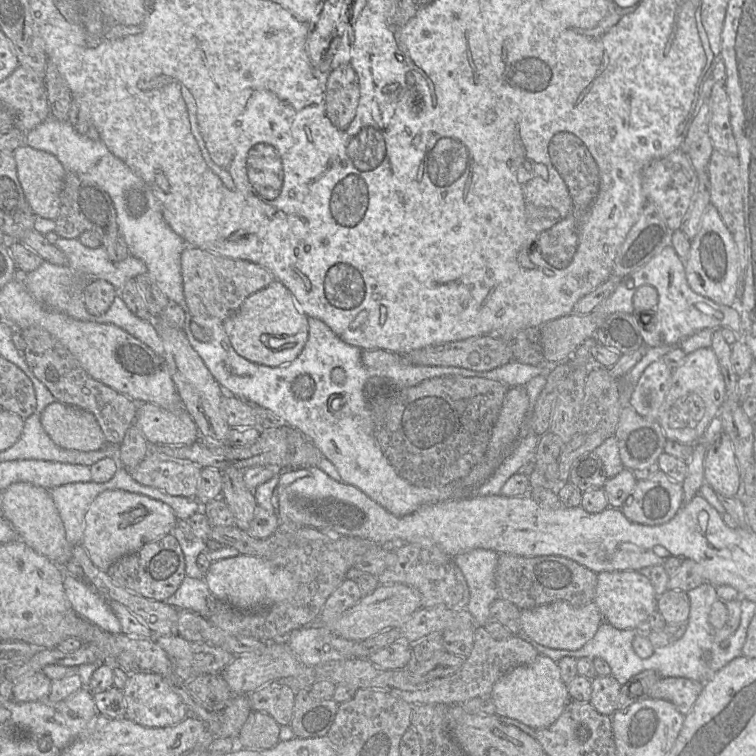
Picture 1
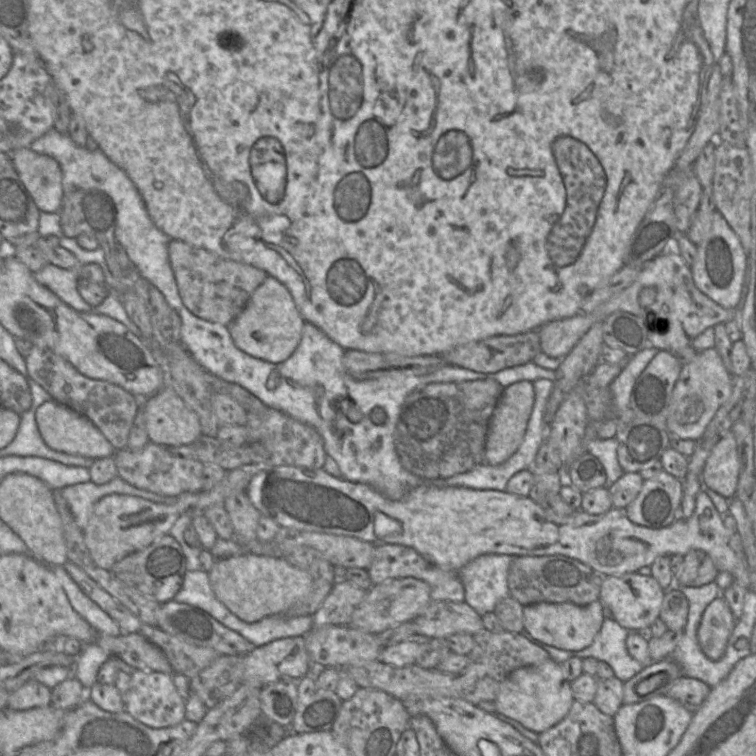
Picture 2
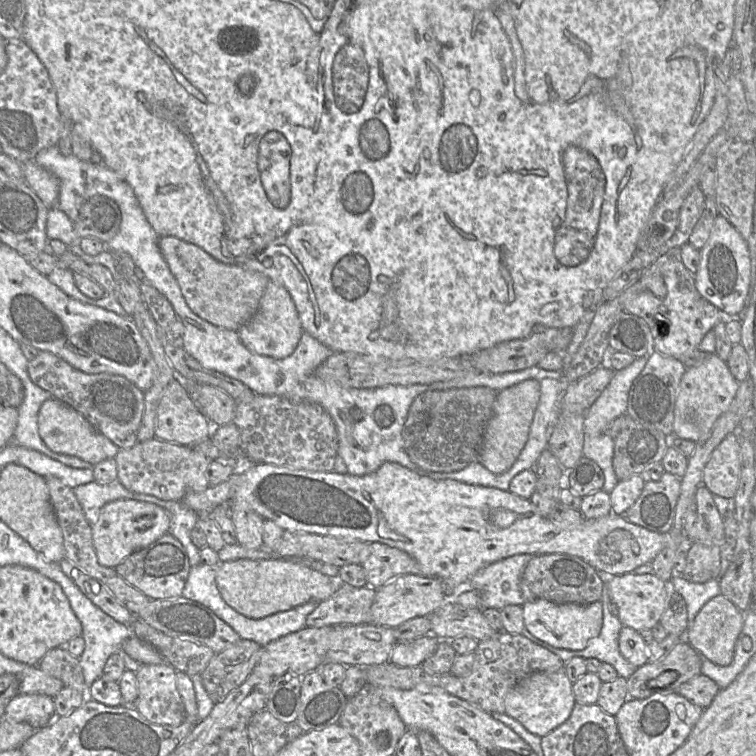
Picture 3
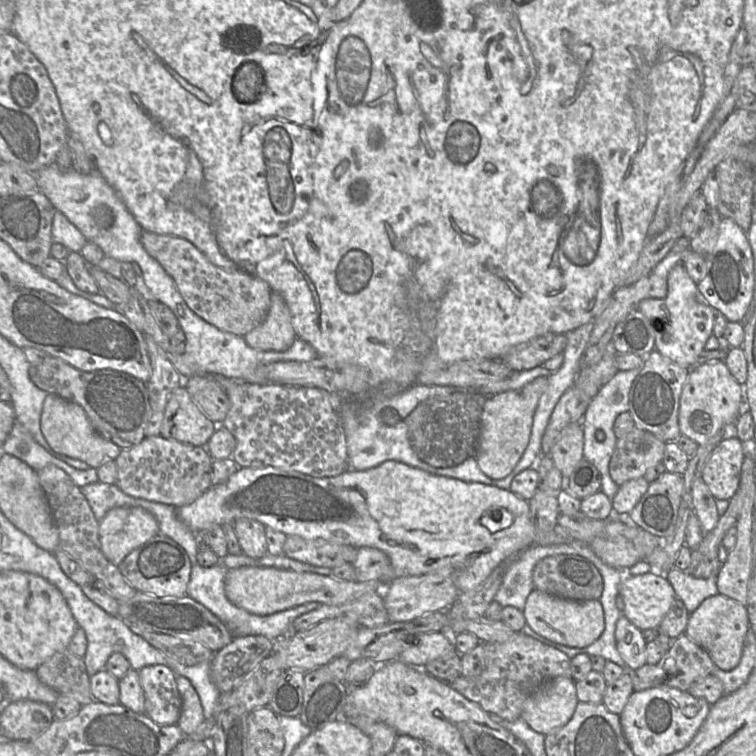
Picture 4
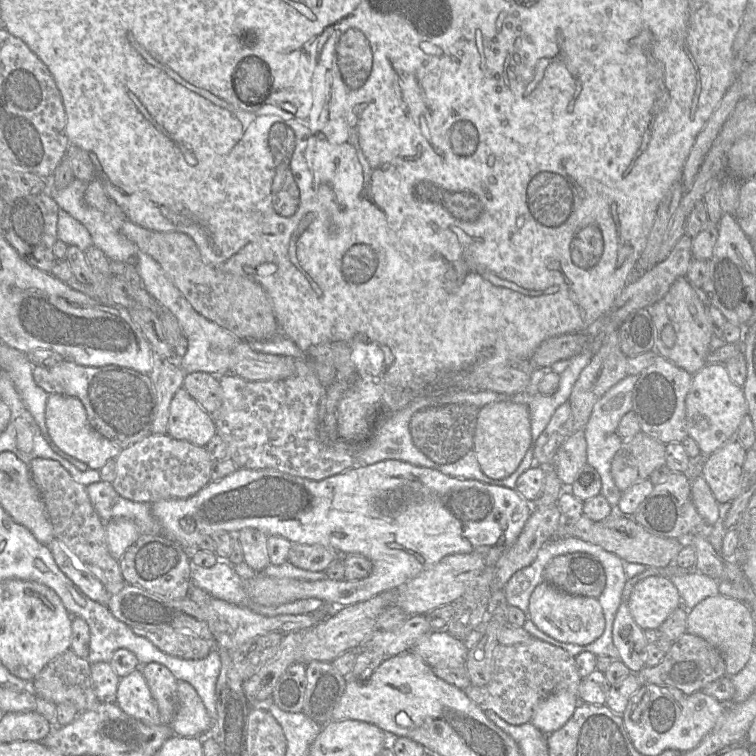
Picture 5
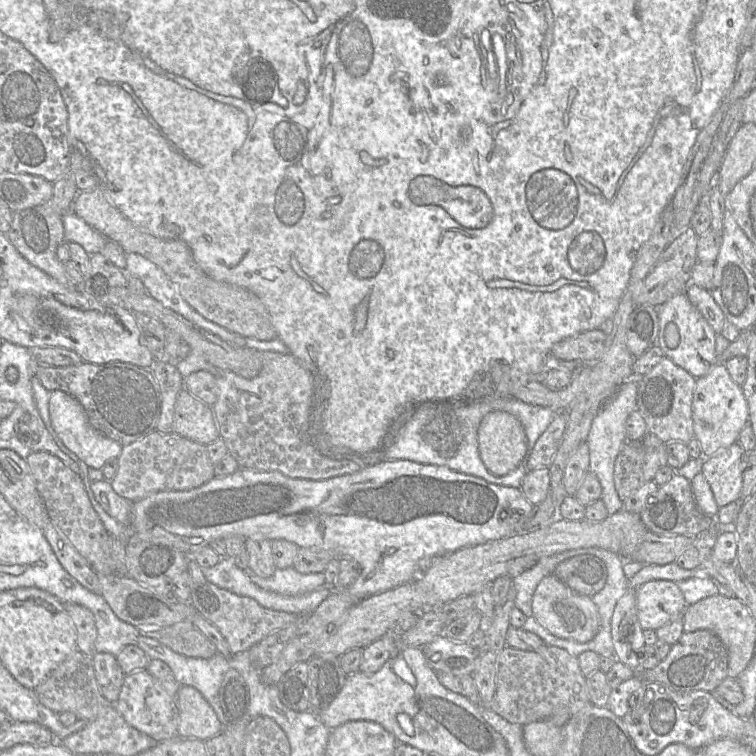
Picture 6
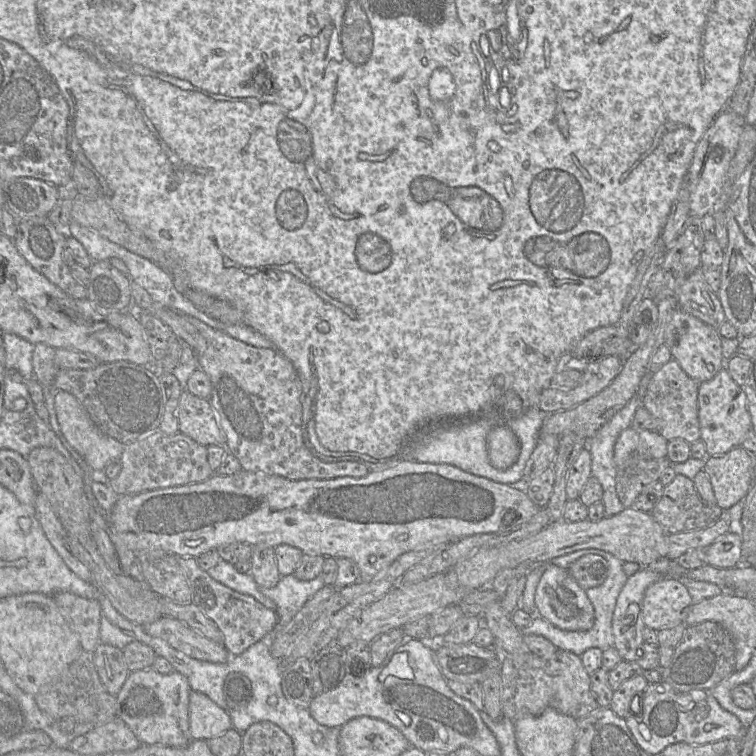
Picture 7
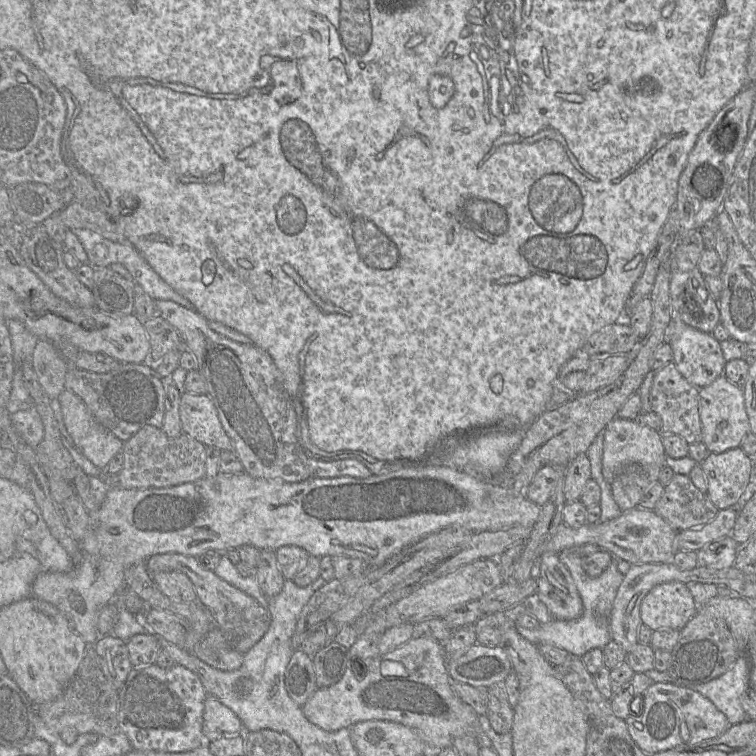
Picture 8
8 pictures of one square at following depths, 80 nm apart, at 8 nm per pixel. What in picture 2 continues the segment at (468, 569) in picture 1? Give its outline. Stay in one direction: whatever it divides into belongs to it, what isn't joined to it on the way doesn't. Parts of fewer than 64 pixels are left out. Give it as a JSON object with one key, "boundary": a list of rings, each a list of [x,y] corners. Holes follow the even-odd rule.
{"boundary":[[[484,554],[460,569],[459,576],[465,589],[465,602],[480,616],[493,612],[498,602],[510,597],[507,576],[514,557],[519,556]]]}

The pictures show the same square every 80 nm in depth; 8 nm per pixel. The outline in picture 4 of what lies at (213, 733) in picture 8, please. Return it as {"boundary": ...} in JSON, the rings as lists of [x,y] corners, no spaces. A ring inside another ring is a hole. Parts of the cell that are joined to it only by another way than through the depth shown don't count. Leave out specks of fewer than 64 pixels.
{"boundary":[[[176,675],[176,683],[182,699],[181,713],[176,725],[184,736],[189,736],[205,721],[203,708],[198,693],[189,679]]]}

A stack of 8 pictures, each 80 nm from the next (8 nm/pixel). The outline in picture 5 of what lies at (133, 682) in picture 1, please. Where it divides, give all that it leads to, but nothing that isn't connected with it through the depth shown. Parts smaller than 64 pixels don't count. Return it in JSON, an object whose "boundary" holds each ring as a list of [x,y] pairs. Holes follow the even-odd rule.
{"boundary":[[[150,662],[141,666],[140,669],[157,703],[162,724],[171,724],[178,708],[178,680],[161,663]]]}

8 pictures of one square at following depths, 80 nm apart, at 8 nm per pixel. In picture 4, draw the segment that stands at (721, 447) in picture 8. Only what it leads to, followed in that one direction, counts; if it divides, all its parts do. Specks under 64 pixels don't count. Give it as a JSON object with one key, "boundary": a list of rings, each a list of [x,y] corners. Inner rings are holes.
{"boundary":[[[724,361],[695,365],[689,369],[679,402],[680,433],[698,446],[706,444],[717,434],[736,436],[735,422],[742,413],[744,387],[730,373]]]}

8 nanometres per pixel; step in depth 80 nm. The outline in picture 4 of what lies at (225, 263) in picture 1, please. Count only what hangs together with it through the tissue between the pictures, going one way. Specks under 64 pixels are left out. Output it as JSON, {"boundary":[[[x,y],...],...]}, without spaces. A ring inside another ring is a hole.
{"boundary":[[[143,231],[140,242],[172,277],[188,307],[207,323],[222,331],[244,336],[266,319],[271,288],[264,280],[244,271],[225,270],[214,265],[195,245],[178,236]]]}

